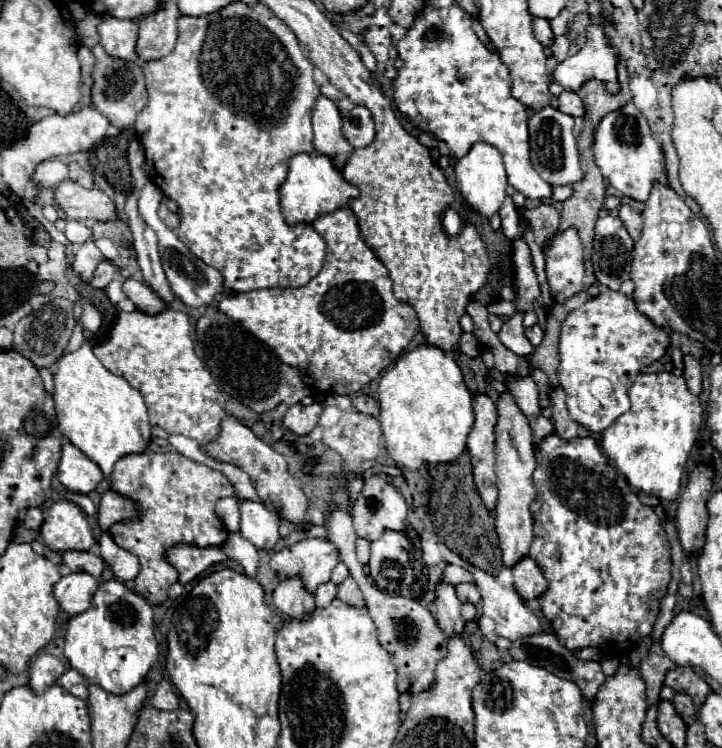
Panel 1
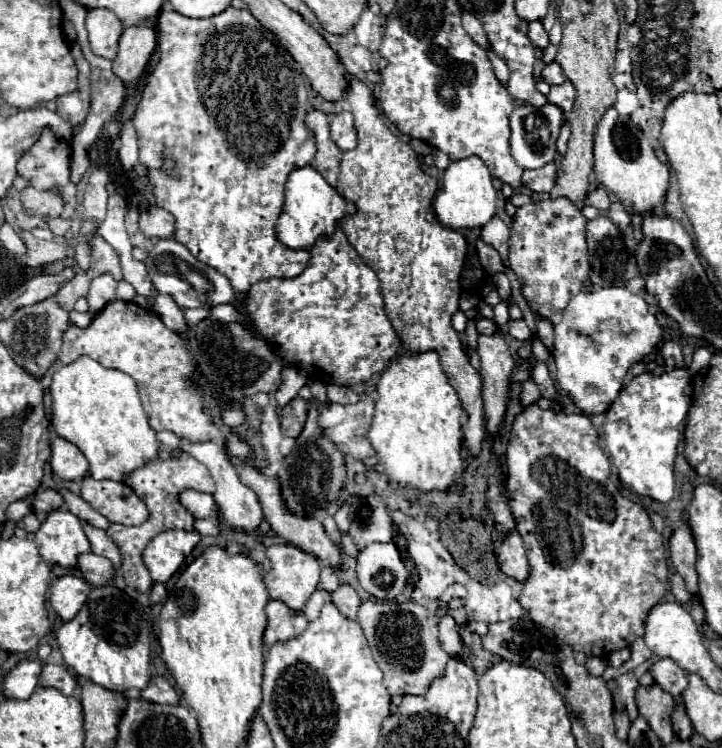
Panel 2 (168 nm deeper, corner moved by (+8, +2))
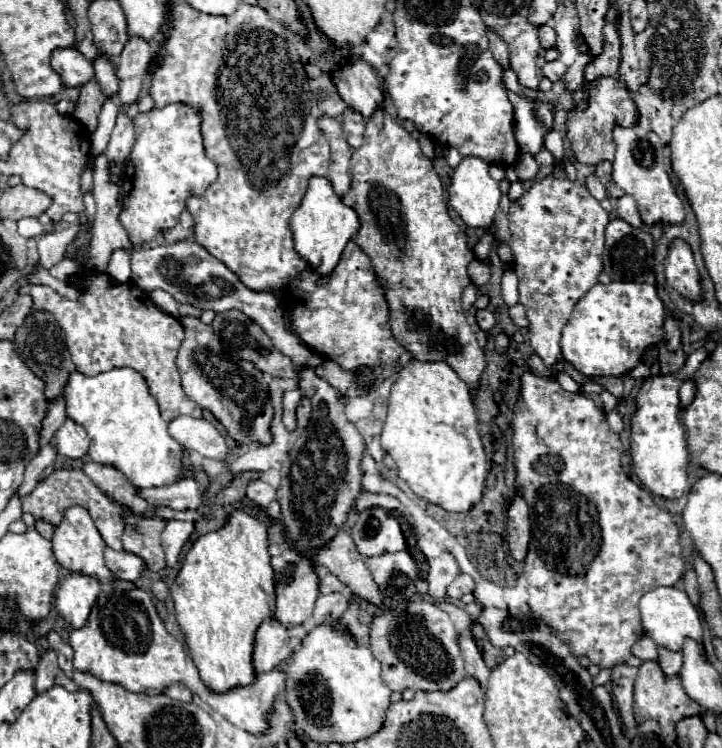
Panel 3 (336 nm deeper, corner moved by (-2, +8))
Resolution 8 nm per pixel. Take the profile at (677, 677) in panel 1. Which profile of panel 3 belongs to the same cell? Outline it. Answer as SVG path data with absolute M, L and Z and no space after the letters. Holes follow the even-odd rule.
M658 647L658 655L660 655L658 663L668 677L680 673L680 669L682 669L682 653L680 651L670 651L666 647Z

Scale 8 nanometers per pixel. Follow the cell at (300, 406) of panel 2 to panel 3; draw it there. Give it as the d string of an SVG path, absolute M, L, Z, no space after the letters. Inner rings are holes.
M302 399L300 405L298 405L298 411L296 411L296 417L298 417L298 427L304 429L310 421L310 413L312 413L312 405L310 405L310 399Z

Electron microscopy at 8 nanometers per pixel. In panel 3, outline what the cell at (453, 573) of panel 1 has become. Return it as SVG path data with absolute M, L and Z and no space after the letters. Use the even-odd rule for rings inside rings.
M442 553L440 557L430 561L430 571L428 571L428 595L434 599L444 599L446 597L446 587L452 583L452 579L460 573L460 567L456 559L450 553Z

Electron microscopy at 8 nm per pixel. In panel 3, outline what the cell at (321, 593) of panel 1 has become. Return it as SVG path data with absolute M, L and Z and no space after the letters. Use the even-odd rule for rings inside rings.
M344 593L320 595L316 599L316 607L314 607L314 621L316 621L316 625L326 623L326 617L338 621L342 617L342 613L346 611L346 603L348 601L350 601L350 597L344 595Z

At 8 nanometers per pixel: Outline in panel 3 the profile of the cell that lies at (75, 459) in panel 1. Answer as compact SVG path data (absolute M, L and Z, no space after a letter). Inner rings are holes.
M66 419L60 425L54 439L56 439L56 451L70 459L82 459L90 447L90 439L88 439L84 427L74 423L72 419Z

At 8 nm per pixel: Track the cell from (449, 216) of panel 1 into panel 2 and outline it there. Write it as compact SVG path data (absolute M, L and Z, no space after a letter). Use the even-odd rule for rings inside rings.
M476 155L452 161L444 171L442 187L432 203L438 221L450 229L466 229L466 227L482 227L496 215L496 189L492 187L490 169Z

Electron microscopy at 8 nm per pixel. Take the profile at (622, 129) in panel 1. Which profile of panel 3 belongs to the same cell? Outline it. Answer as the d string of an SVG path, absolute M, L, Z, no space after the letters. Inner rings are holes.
M616 127L614 129L614 143L616 143L616 157L614 157L614 183L628 195L636 199L640 217L646 225L678 225L684 221L682 201L670 181L670 175L664 167L664 147L656 133L636 127Z

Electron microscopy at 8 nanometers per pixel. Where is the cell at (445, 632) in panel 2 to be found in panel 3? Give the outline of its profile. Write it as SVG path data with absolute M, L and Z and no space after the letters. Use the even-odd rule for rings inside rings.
M460 637L460 649L462 649L464 663L466 663L466 675L476 679L482 685L482 689L486 689L486 679L490 675L490 669L482 661L482 655L480 655L474 639L472 637Z

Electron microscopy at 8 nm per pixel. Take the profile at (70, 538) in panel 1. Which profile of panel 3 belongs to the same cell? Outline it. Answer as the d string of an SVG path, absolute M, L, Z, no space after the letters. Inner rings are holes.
M70 507L66 511L62 523L54 531L52 547L54 547L54 557L62 567L76 571L76 573L82 573L82 575L94 575L96 579L100 579L100 583L114 583L116 581L114 573L106 567L106 561L104 561L106 543L104 543L102 535L98 533L98 529L86 509Z

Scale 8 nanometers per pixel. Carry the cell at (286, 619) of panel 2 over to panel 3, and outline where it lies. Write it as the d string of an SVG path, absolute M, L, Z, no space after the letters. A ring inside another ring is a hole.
M266 619L254 637L254 671L264 673L280 667L298 649L306 637L306 629L282 627L276 619Z

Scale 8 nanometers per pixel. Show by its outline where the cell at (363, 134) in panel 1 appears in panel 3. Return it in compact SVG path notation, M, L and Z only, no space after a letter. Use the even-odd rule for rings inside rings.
M346 109L342 113L342 129L344 129L344 137L350 143L350 147L358 149L362 145L362 137L364 137L364 117L354 111L354 109Z

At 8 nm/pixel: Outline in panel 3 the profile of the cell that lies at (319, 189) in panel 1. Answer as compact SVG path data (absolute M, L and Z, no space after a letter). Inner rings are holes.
M312 177L308 191L290 219L294 233L294 249L318 275L328 275L340 261L346 243L358 233L360 221L352 207L344 205L342 199L332 191L332 185L324 177Z

